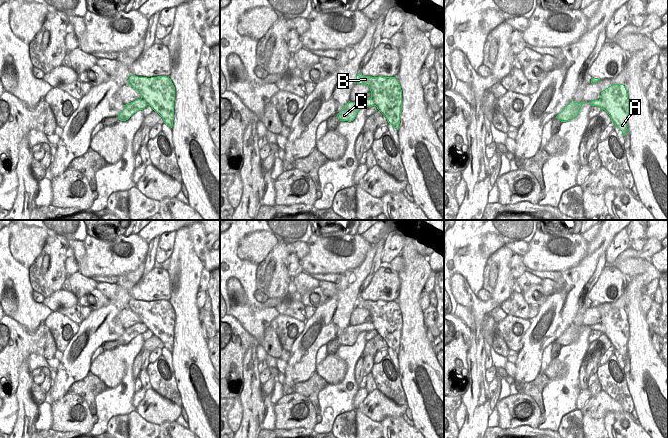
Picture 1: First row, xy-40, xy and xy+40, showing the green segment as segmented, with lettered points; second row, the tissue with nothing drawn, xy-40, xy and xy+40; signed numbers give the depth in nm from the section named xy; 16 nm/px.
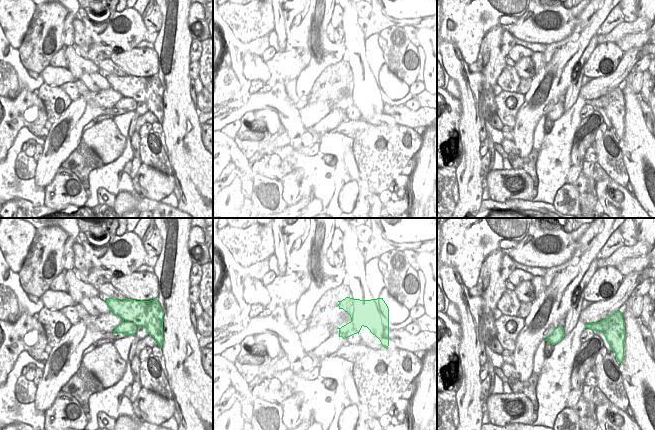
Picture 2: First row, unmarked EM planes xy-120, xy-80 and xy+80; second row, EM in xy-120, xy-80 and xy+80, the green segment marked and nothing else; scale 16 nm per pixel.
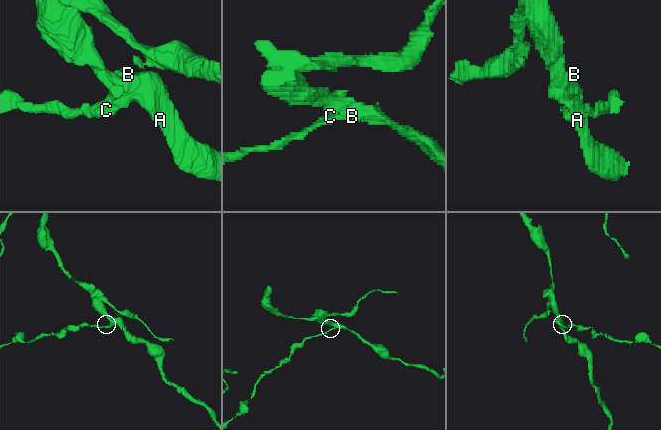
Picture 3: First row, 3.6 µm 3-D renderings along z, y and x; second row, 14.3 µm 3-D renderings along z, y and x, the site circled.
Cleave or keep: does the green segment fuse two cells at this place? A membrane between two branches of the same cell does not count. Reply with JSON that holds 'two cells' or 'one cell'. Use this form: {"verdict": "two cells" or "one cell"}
{"verdict": "two cells"}

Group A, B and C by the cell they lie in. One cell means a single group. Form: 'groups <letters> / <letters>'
groups A B / C

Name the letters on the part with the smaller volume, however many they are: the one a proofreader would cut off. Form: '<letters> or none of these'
C

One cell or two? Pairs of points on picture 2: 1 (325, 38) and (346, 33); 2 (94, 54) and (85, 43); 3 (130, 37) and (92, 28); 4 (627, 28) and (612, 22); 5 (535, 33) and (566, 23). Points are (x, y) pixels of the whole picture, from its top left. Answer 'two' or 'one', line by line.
1: one
2: one
3: one
4: two
5: one

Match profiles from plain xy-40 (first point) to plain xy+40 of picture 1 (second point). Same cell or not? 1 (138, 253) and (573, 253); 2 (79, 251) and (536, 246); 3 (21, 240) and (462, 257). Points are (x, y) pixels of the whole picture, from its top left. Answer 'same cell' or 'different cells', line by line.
1: same cell
2: different cells
3: different cells

